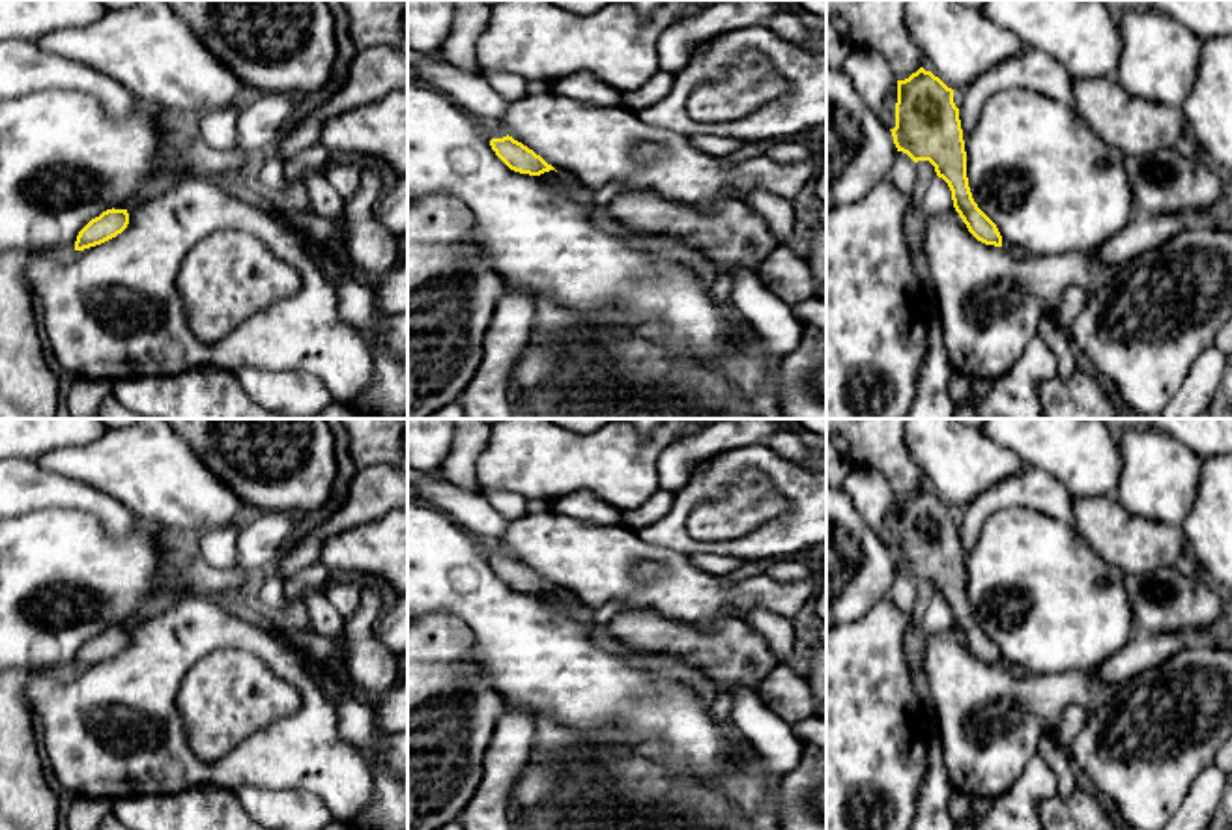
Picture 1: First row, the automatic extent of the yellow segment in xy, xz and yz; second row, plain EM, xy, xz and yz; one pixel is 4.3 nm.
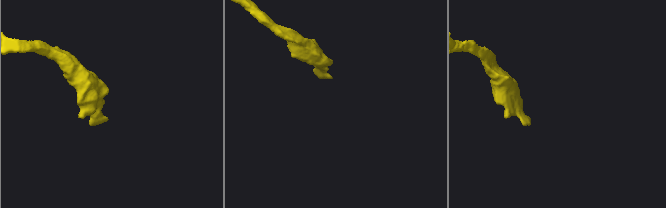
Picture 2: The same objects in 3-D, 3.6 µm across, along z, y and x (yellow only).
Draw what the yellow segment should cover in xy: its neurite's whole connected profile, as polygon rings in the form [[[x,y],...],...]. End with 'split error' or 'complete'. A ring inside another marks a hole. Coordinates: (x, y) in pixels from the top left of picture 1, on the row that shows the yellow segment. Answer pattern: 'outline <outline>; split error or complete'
outline [[[107,209],[99,217],[92,219],[77,236],[75,250],[84,250],[101,245],[118,234],[122,234],[129,224],[127,209]]]; complete

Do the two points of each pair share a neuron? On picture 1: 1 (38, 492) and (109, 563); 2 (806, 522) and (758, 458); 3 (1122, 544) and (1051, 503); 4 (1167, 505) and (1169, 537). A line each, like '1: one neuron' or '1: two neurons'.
1: two neurons
2: one neuron
3: two neurons
4: two neurons

